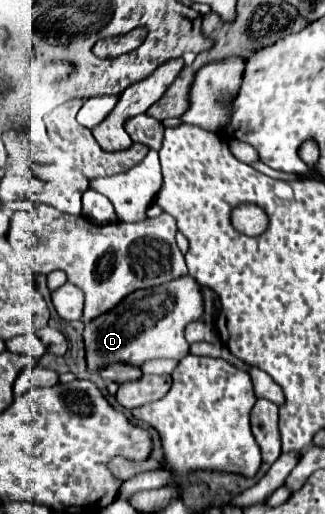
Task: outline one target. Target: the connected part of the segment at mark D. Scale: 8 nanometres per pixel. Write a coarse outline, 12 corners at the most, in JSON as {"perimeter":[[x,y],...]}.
{"perimeter":[[201,286],[137,290],[85,324],[89,370],[189,354]]}

